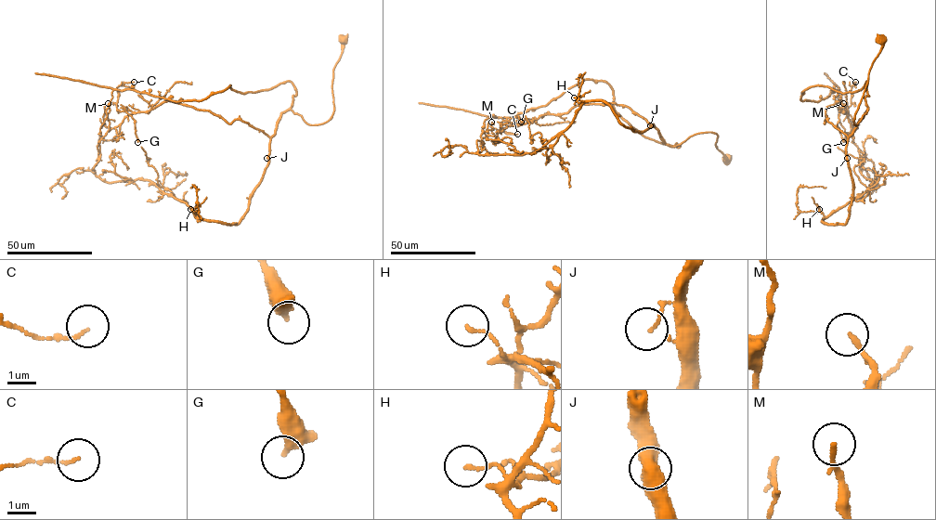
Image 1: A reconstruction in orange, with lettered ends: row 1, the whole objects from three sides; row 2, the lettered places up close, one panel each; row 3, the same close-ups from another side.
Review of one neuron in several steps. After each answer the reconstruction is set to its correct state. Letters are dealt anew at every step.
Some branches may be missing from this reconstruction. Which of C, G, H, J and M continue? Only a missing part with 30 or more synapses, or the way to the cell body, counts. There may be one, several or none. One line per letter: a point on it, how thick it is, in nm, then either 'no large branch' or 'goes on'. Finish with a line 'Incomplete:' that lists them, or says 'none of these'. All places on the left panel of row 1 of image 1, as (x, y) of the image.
C: place (134, 82); calibre 90 nm; no large branch
G: place (137, 142); calibre 320 nm; no large branch
H: place (190, 209); calibre 120 nm; no large branch
J: place (266, 158); calibre 100 nm; no large branch
M: place (108, 103); calibre 160 nm; no large branch
Incomplete: none of these

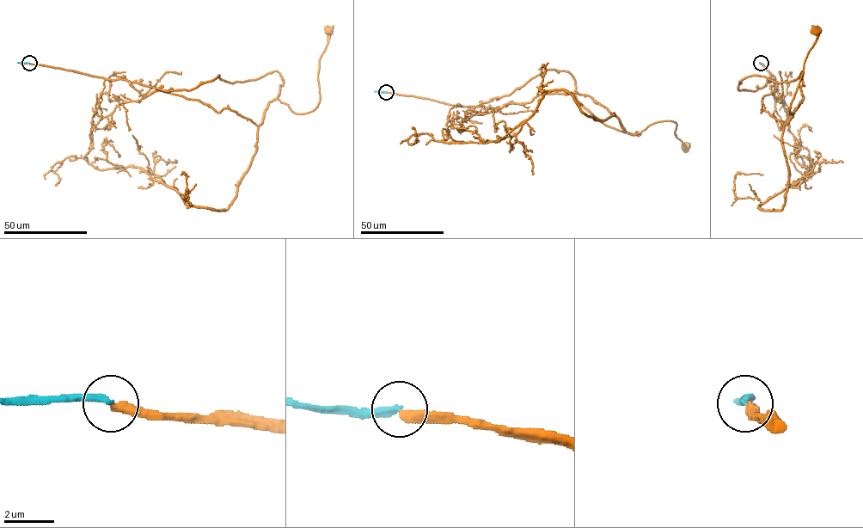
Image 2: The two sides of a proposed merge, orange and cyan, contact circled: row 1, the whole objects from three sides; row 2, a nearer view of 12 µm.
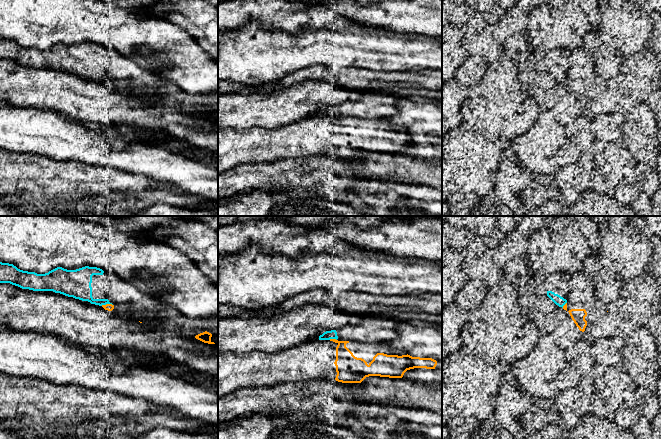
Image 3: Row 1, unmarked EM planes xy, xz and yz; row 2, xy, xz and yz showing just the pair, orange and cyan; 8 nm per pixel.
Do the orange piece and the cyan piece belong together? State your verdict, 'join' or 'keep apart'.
keep apart

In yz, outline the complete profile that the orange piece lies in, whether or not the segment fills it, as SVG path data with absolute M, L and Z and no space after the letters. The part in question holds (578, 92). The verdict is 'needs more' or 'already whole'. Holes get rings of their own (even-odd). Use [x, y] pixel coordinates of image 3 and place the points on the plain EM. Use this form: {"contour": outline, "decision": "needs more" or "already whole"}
{"contour": "M584 48L572 50L567 79L563 85L569 88L579 106L588 110L591 118L599 114L627 115L636 103L631 95L624 94L619 90L610 90L606 86L605 80L600 77L595 69L590 52Z", "decision": "needs more"}

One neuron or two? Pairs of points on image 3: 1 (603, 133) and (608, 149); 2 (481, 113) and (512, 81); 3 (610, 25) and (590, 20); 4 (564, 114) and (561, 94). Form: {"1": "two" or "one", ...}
{"1": "two", "2": "one", "3": "two", "4": "one"}

